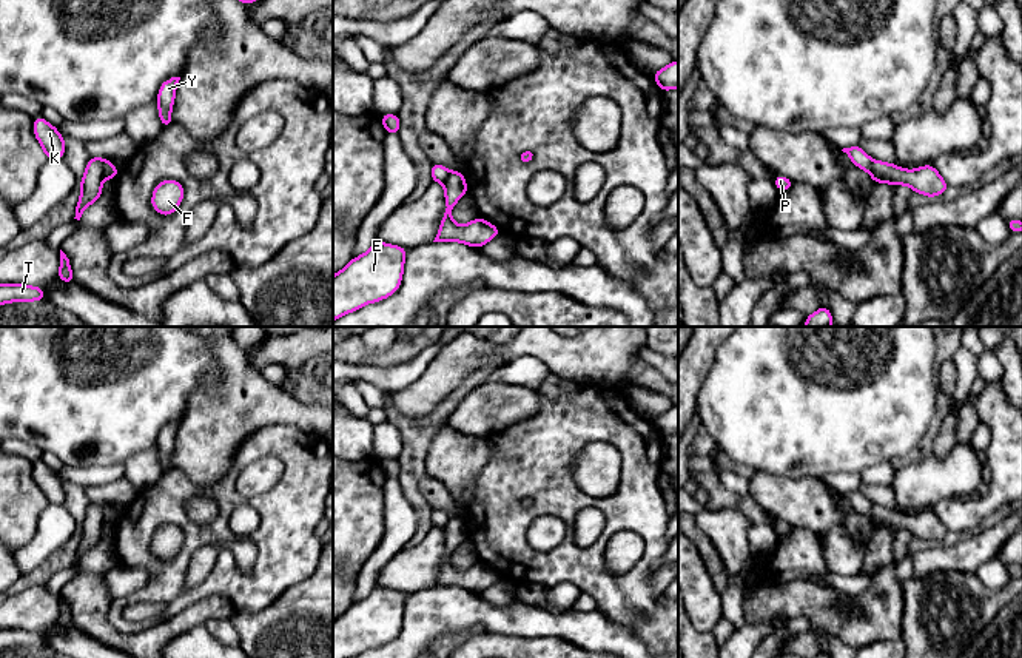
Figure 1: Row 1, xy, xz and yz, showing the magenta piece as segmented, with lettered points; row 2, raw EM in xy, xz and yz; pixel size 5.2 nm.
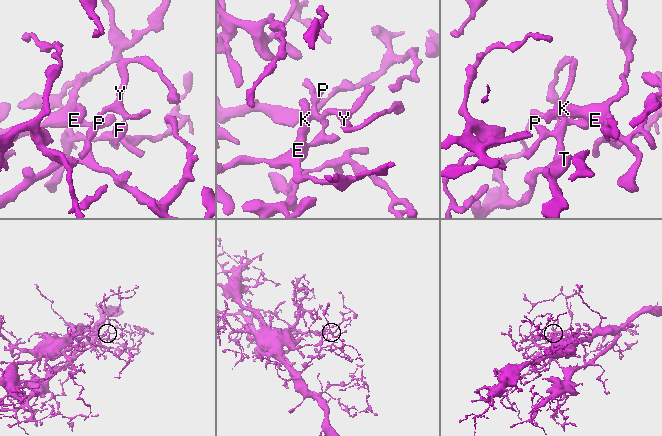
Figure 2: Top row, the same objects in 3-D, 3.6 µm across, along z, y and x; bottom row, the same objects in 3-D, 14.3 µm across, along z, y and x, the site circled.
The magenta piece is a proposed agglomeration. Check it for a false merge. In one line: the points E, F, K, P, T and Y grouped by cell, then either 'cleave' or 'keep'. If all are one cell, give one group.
groups E F K P T Y; keep

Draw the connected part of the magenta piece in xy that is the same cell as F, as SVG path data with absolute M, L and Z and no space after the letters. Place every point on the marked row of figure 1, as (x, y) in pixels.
M162 180L154 186L151 206L160 216L171 216L183 200L183 185L177 180Z

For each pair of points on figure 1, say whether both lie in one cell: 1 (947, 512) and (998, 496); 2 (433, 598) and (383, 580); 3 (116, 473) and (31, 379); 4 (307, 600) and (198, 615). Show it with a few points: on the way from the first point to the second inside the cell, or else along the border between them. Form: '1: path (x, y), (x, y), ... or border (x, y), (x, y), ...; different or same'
1: path (959, 512), (970, 512), (985, 504); same
2: border (432, 586), (409, 594); different
3: border (122, 463), (110, 466), (71, 466); different
4: border (235, 610), (228, 618); different

